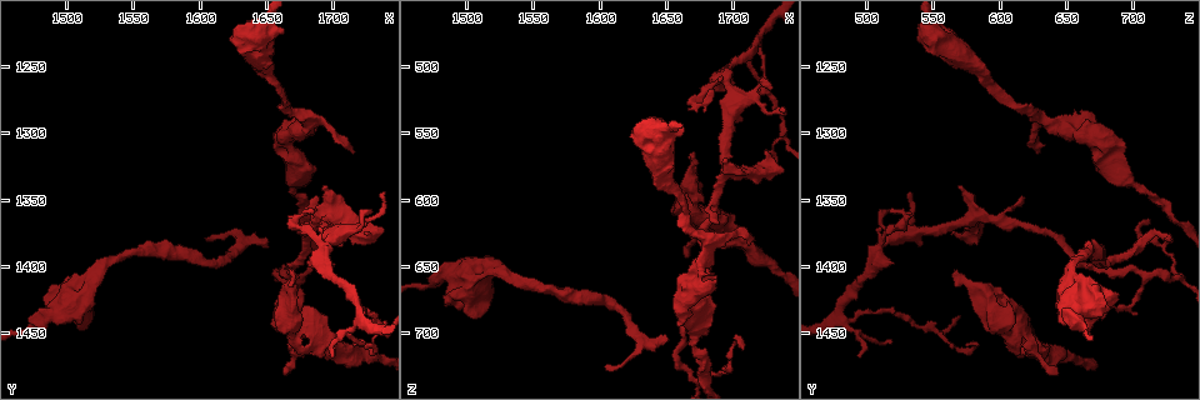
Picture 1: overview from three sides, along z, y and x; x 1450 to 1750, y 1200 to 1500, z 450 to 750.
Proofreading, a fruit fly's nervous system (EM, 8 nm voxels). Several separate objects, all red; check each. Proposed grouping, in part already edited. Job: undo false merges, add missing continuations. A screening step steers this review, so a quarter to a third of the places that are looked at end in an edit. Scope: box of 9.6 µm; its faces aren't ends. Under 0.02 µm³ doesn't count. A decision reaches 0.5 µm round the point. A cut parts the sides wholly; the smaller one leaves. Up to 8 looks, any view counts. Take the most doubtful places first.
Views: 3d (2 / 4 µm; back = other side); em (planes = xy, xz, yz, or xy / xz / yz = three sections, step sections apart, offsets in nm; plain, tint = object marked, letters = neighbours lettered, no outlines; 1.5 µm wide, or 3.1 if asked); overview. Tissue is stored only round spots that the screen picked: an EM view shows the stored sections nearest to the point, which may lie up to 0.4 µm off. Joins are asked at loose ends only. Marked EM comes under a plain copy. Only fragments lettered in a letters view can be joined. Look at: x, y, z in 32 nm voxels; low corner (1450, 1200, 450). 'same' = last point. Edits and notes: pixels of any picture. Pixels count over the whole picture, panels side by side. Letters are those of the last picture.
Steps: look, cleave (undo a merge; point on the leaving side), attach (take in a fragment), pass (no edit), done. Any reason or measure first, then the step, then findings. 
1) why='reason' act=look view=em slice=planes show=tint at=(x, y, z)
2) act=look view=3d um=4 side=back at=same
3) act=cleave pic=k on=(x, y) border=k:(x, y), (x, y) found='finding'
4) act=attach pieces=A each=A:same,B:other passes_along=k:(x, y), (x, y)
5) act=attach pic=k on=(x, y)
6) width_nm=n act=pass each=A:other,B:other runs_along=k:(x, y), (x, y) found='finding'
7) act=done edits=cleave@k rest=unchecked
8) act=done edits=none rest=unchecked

why='branch stops here' act=look view=em slice=planes show=letters at=(1678, 1420, 604)

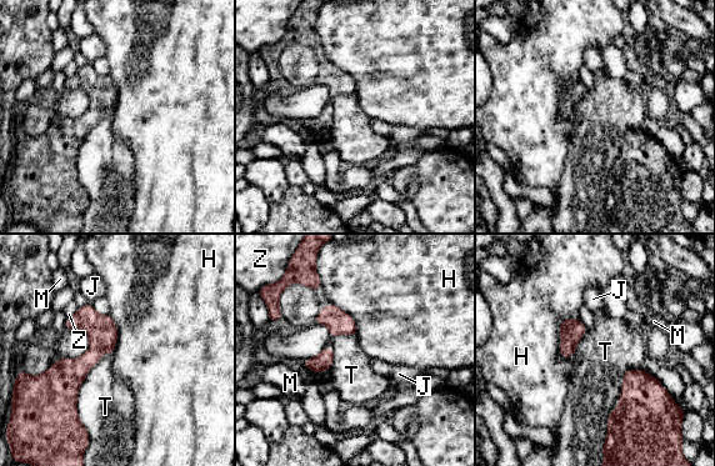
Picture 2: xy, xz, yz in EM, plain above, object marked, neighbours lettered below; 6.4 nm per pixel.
act=pass each=H:other,J:other,M:other,T:other,Z:other border=2:(111, 352), (89, 370), (75, 401) found='no lettered fragment goes on from it'

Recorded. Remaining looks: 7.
why='sharp bend' act=look view=em slice=planes show=tint at=(1668, 1300, 662)

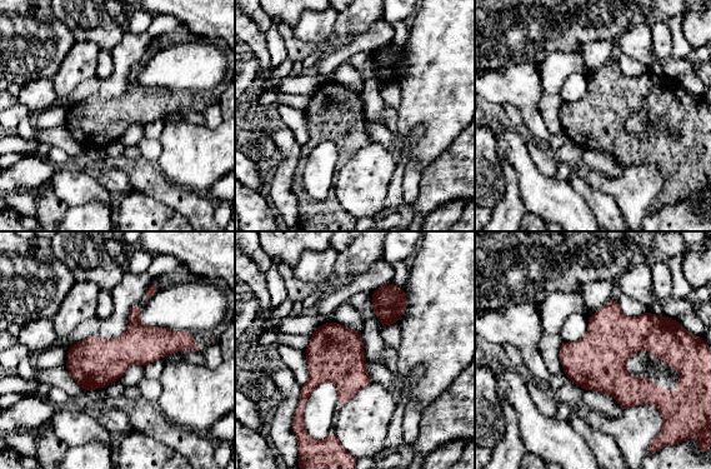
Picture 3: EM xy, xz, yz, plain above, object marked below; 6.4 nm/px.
why='see the neighbours' act=look view=em slice=planes show=letters at=same

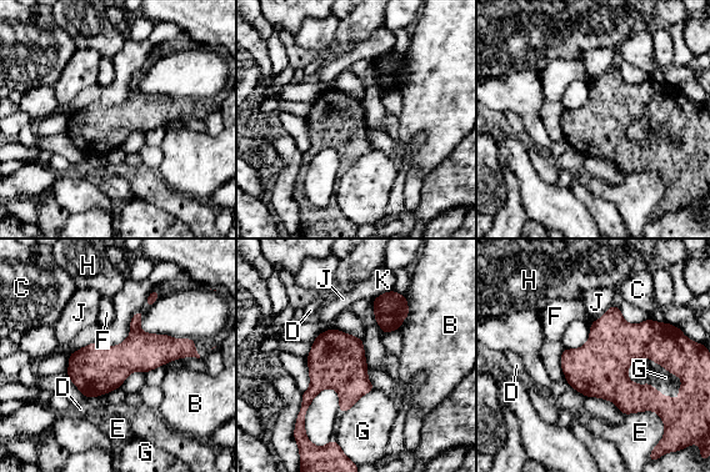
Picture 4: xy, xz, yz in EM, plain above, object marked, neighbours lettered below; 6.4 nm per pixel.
act=pass each=B:other,C:other,D:other,E:other,F:other,G:other,H:other,J:other,K:other border=4:(594, 321), (590, 325) found='all the same cell'

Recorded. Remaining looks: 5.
act=look view=3d um=2 side=back at=(1478, 1444, 658)

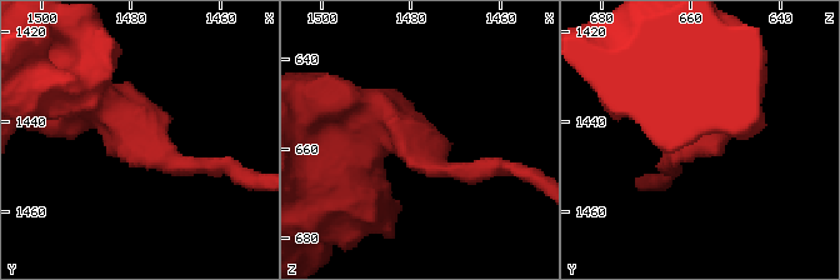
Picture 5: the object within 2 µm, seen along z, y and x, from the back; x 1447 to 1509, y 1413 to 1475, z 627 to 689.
why='shape alone is not enough' act=look view=em slice=planes show=letters at=(1479, 1442, 659)

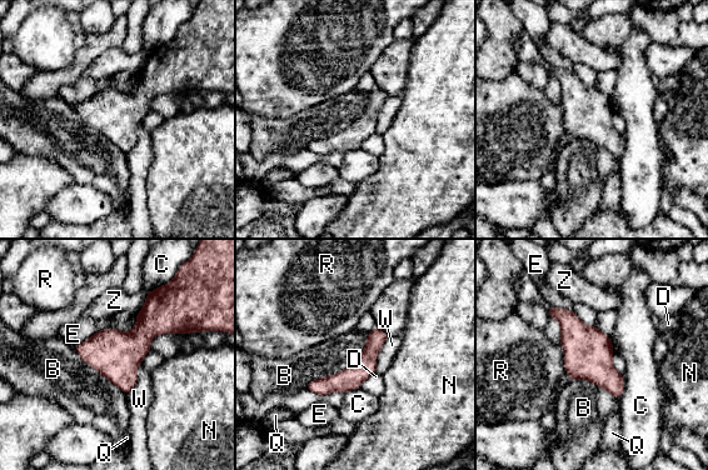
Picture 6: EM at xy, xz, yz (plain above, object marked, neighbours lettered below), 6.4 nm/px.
act=pass each=B:other,C:other,D:other,E:other,N:other,Q:other,R:other,W:other,Z:other border=6:(369, 333), (348, 366), (304, 386) found='all the same cell'

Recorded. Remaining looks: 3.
act=done edits=none rest=unchecked

